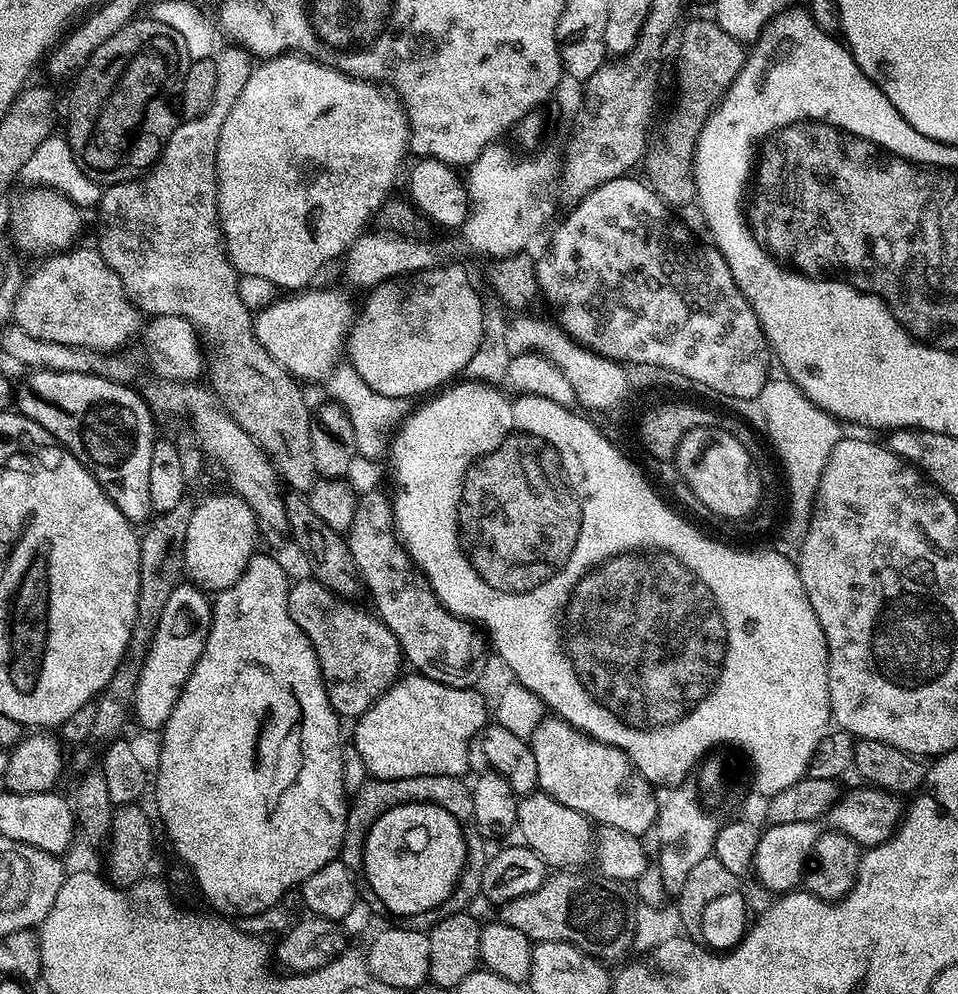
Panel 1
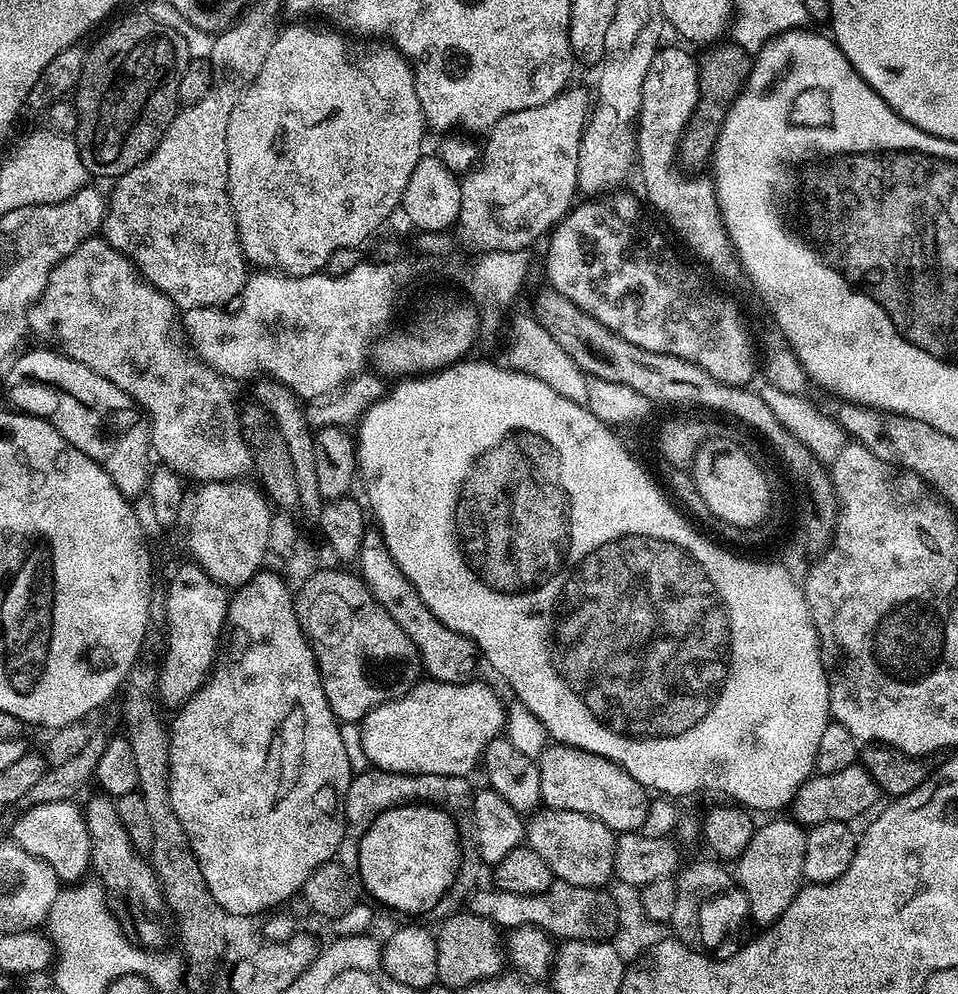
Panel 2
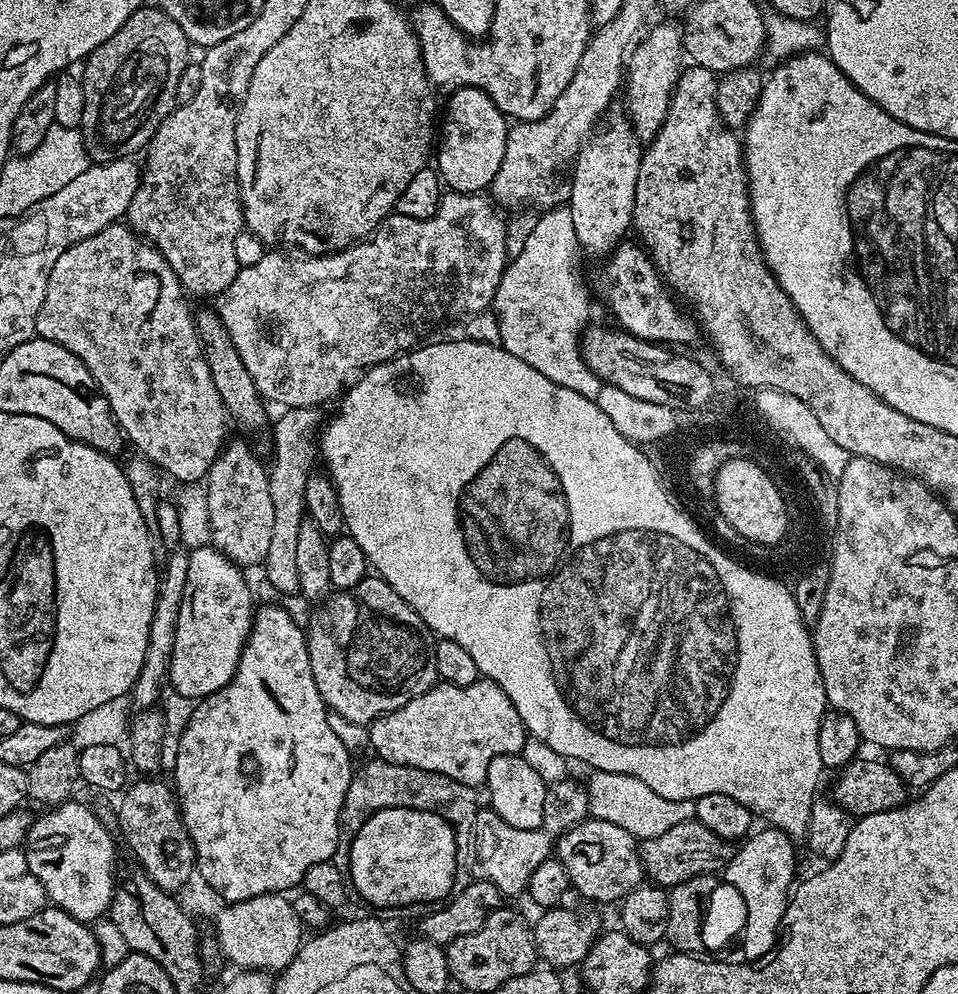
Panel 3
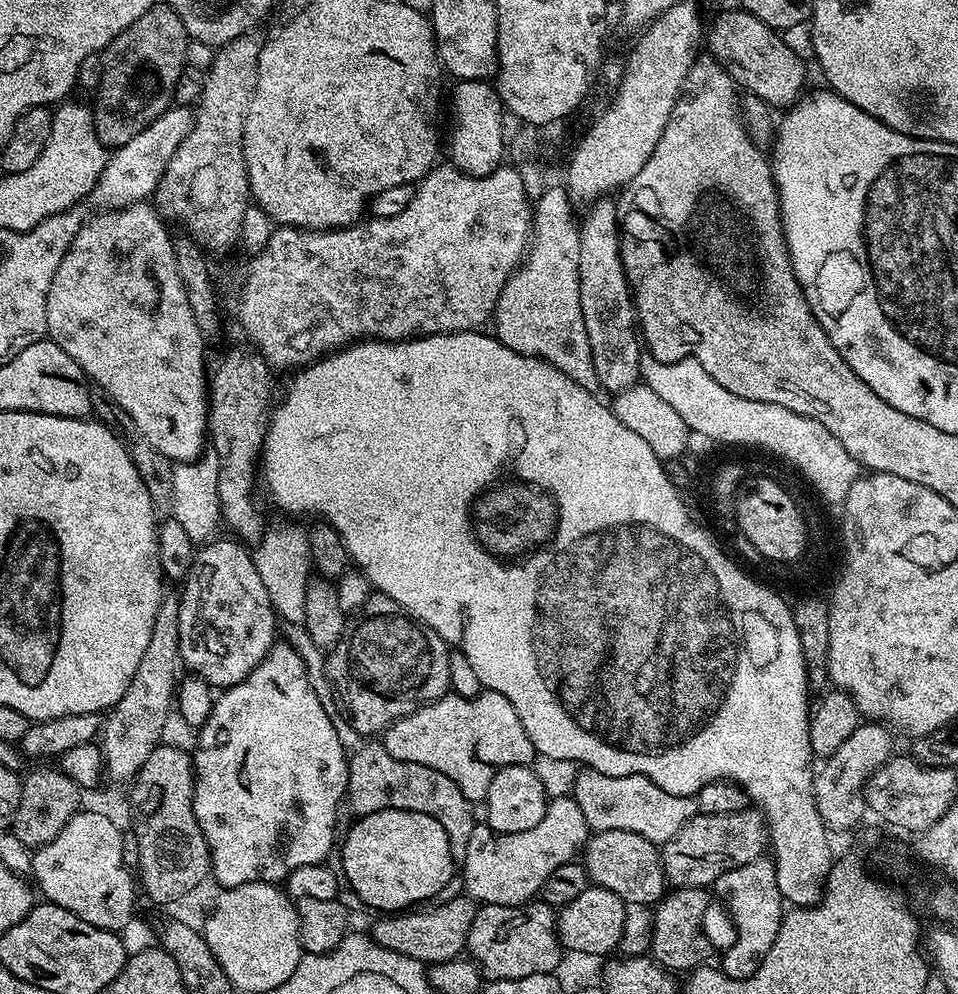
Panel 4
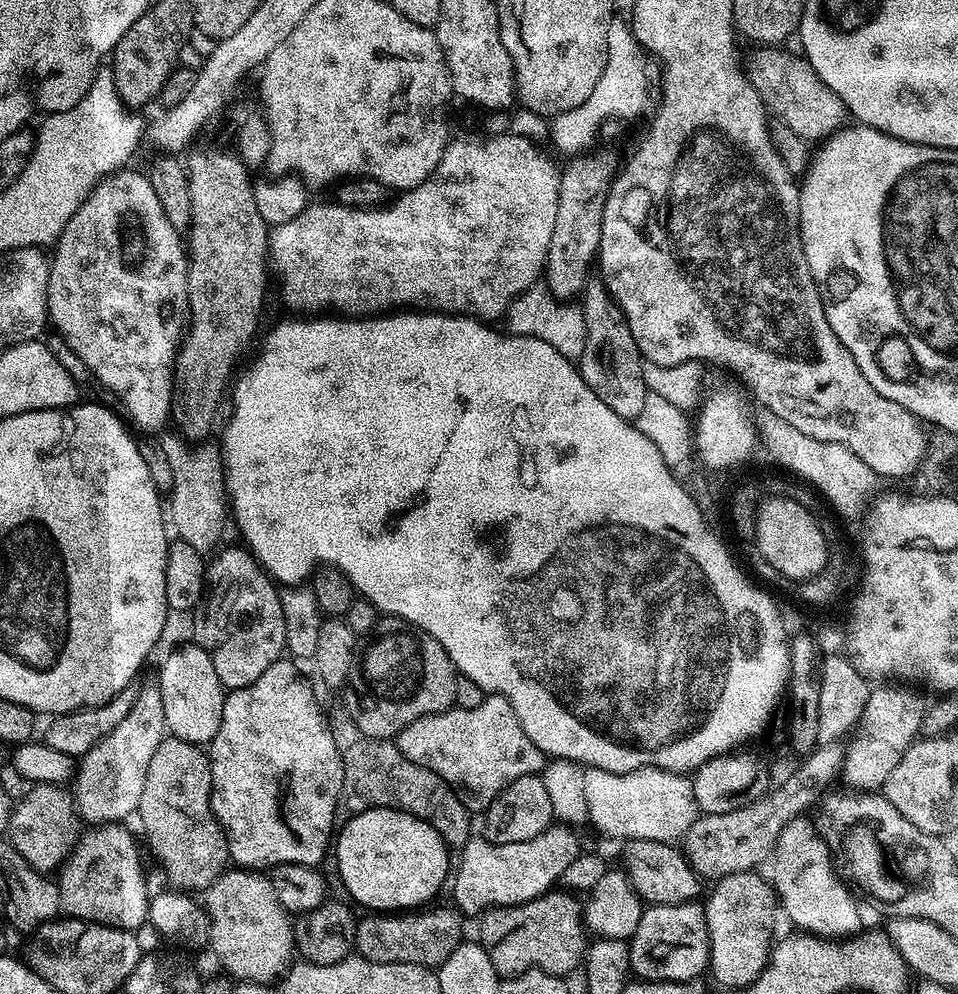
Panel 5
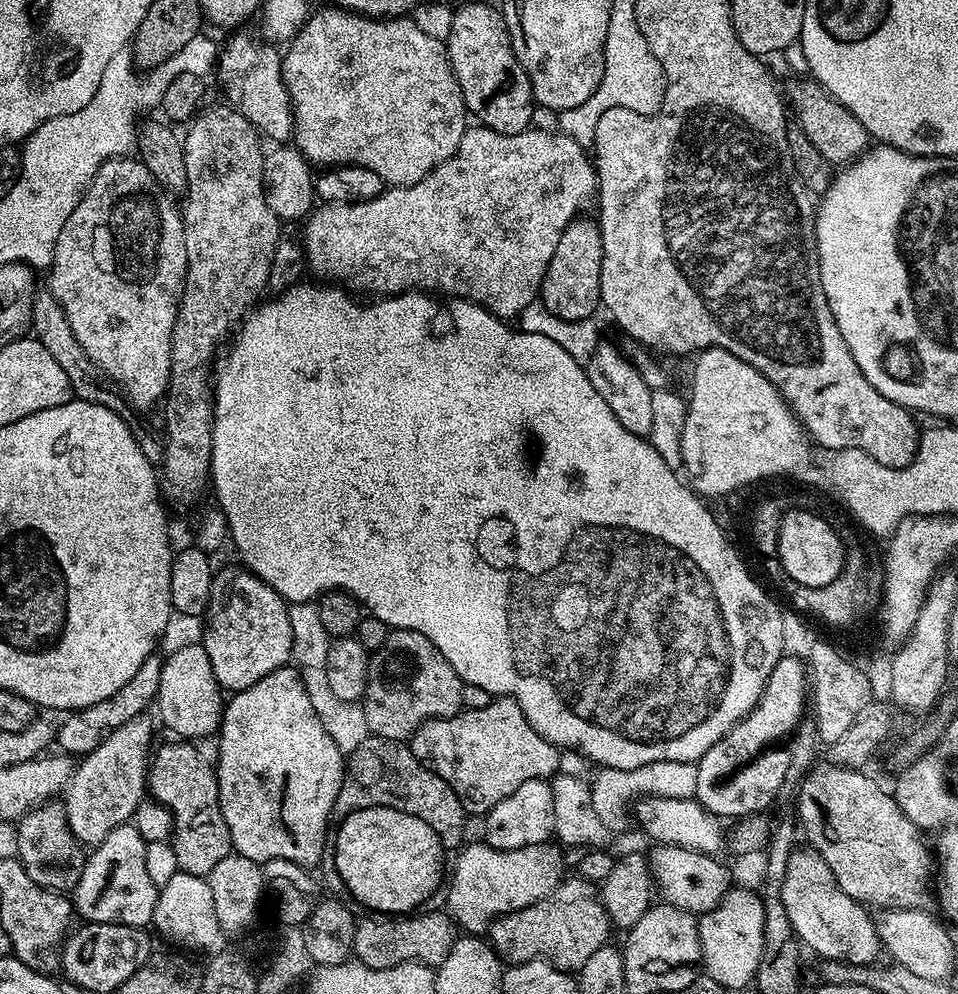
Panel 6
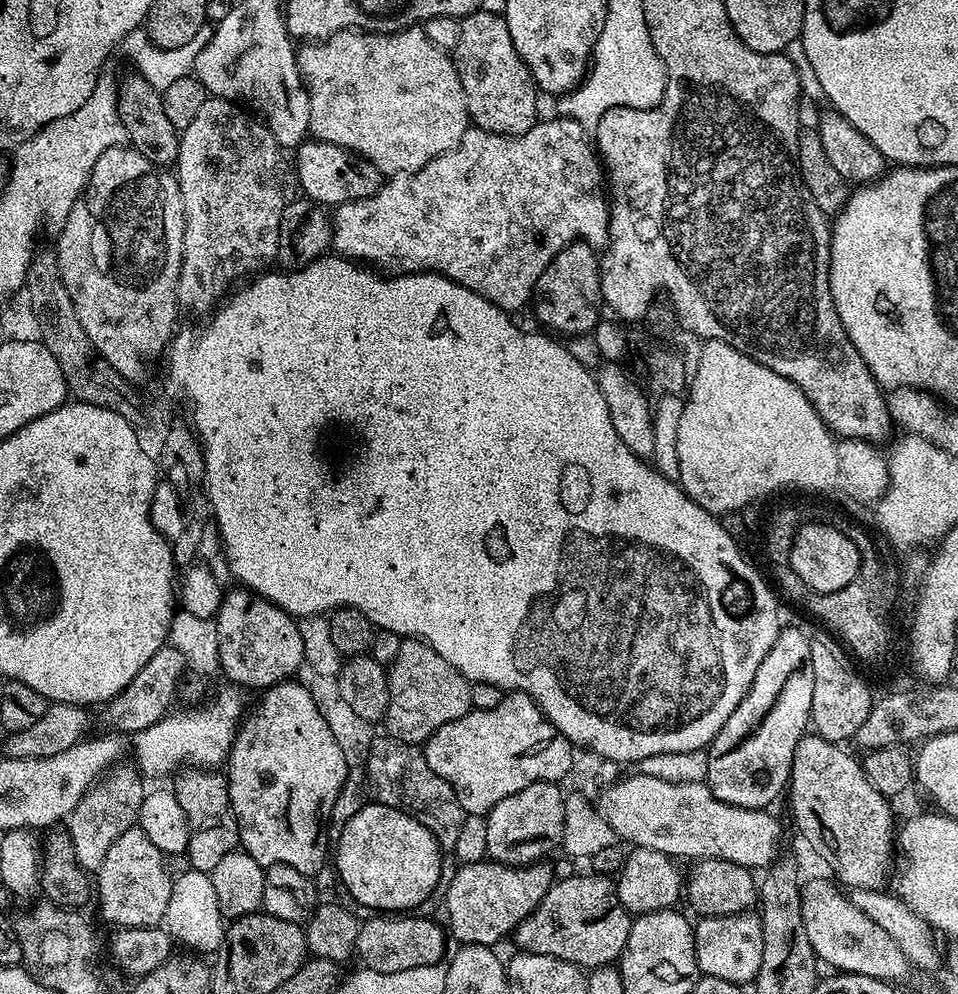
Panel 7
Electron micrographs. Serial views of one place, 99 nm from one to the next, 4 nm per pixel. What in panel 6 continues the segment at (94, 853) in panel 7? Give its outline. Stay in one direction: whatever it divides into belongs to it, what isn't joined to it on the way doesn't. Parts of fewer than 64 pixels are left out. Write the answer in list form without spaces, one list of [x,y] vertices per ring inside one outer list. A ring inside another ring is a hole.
[[[146,714],[139,716],[114,730],[95,750],[83,757],[73,771],[64,792],[64,805],[71,830],[82,844],[100,844],[110,830],[129,823],[145,799],[147,768],[154,746],[154,728],[149,718]]]

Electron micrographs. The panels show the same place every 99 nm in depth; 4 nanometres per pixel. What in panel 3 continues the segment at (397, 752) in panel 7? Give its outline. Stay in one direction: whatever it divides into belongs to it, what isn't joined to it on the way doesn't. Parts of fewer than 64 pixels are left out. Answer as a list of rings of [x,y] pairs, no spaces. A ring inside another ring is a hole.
[[[372,758],[369,764],[355,769],[352,781],[346,790],[344,805],[340,811],[340,829],[338,830],[338,846],[334,850],[331,861],[338,870],[347,873],[350,866],[350,846],[362,830],[362,826],[374,814],[382,810],[409,808],[410,810],[426,810],[438,813],[456,833],[456,850],[458,863],[456,865],[456,888],[462,889],[473,882],[473,836],[475,834],[475,819],[482,809],[482,804],[476,801],[477,789],[466,786],[454,778],[446,778],[446,774],[438,774],[430,770],[418,770],[414,766],[398,766],[394,762],[386,762]]]

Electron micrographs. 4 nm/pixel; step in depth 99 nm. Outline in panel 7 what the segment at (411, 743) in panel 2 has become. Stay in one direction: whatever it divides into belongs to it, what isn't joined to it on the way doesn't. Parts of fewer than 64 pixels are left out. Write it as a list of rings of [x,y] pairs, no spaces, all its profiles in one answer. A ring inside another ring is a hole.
[[[508,692],[494,710],[473,708],[462,718],[443,724],[424,741],[422,751],[426,762],[430,762],[430,770],[434,770],[438,778],[446,778],[446,782],[450,782],[465,813],[484,816],[498,806],[502,798],[510,798],[510,794],[518,794],[518,790],[526,790],[526,786],[534,782],[563,781],[571,768],[574,745],[544,717],[540,707],[525,692]]]

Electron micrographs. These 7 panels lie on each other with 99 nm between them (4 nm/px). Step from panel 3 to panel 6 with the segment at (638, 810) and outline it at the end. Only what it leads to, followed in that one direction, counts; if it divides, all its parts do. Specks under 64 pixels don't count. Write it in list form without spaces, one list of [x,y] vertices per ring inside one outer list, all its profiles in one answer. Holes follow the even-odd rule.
[[[688,761],[646,763],[634,770],[618,770],[617,768],[601,767],[594,780],[592,780],[591,797],[594,810],[609,831],[616,832],[626,826],[626,814],[630,812],[632,798],[637,796],[657,796],[659,798],[678,798],[679,800],[693,799],[697,790],[697,768],[696,764]]]

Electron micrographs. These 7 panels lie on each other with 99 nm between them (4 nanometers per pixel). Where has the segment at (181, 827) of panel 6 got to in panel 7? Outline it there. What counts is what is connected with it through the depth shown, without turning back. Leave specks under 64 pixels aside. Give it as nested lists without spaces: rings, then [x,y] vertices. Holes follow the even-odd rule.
[[[184,770],[175,780],[174,793],[185,811],[190,830],[186,859],[193,869],[211,874],[222,858],[237,851],[240,843],[240,831],[236,829],[228,800],[228,781],[216,770]]]

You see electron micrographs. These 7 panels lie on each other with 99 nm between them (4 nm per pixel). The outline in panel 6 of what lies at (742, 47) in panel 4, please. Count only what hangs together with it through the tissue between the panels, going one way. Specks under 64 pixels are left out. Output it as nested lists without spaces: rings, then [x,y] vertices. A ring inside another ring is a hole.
[[[811,78],[792,80],[786,88],[786,104],[800,129],[822,150],[822,158],[826,158],[834,166],[844,166],[856,159],[869,147],[868,131],[854,118],[854,114],[846,106],[842,106],[826,91],[821,84]]]

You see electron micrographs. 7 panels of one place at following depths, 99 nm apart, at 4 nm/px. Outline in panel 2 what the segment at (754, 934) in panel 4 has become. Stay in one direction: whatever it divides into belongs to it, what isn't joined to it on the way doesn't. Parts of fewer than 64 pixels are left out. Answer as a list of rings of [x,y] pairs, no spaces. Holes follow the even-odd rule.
[[[772,818],[769,824],[761,823],[759,827],[757,827],[756,833],[750,838],[750,842],[746,846],[746,850],[742,850],[742,854],[739,856],[737,860],[734,861],[734,876],[738,881],[738,886],[742,891],[746,894],[746,898],[748,899],[748,915],[750,917],[751,923],[760,924],[759,926],[767,926],[769,924],[773,924],[775,920],[777,920],[780,915],[786,910],[786,906],[790,906],[790,902],[794,902],[794,898],[796,897],[797,892],[800,891],[802,887],[802,881],[804,880],[804,859],[806,858],[806,832],[801,825],[797,824],[795,819],[787,818],[788,820],[776,820],[780,818]]]

